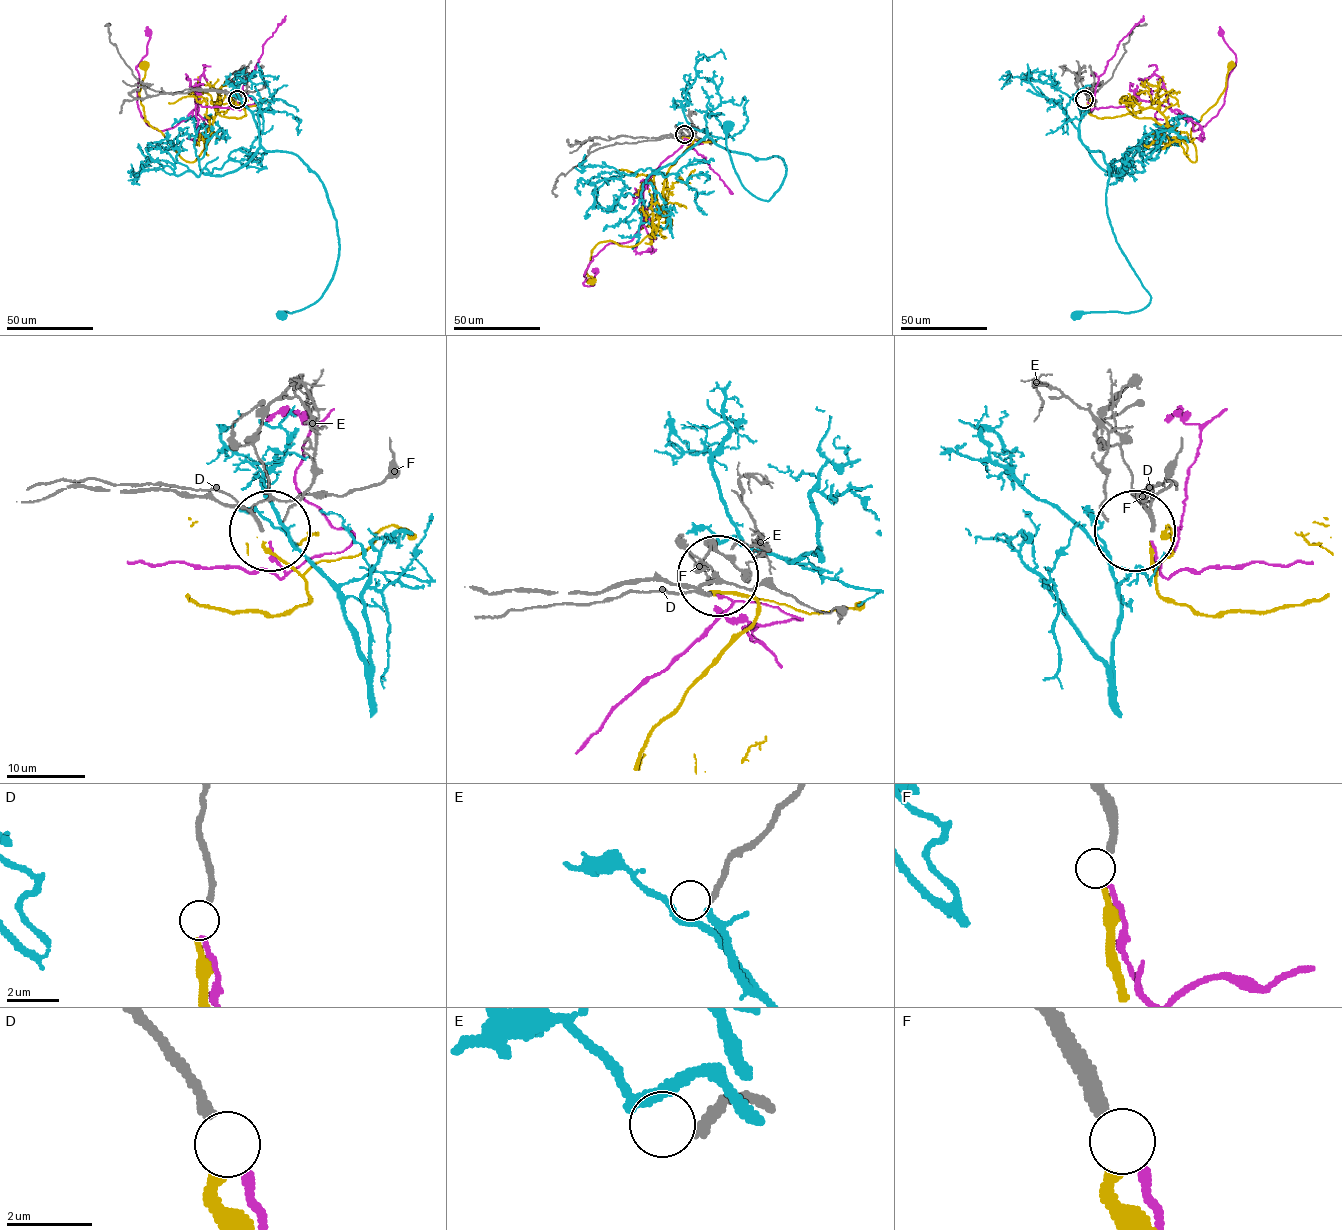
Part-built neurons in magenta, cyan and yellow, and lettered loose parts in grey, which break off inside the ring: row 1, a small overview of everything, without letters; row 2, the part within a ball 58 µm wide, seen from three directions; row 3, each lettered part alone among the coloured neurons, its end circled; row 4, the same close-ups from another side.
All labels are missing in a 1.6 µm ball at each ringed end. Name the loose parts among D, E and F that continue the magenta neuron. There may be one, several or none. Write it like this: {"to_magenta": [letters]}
{"to_magenta": ["D"]}

